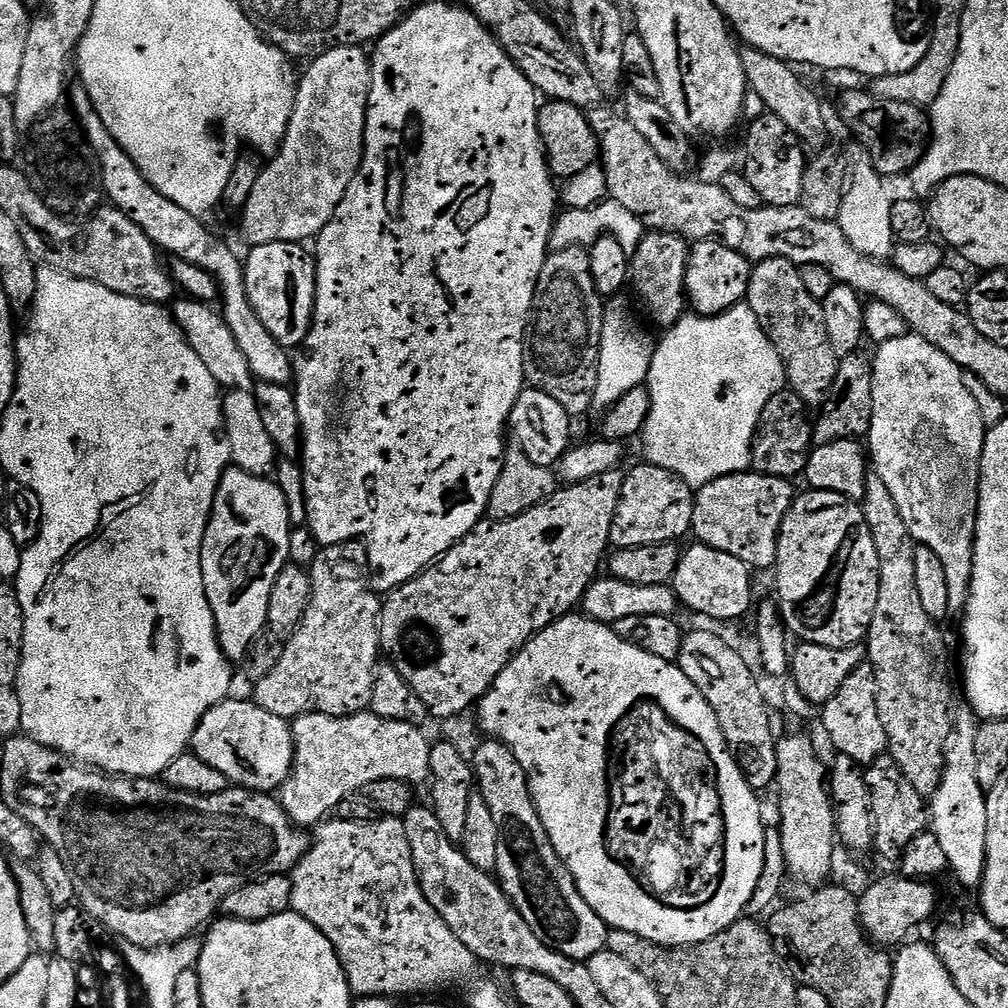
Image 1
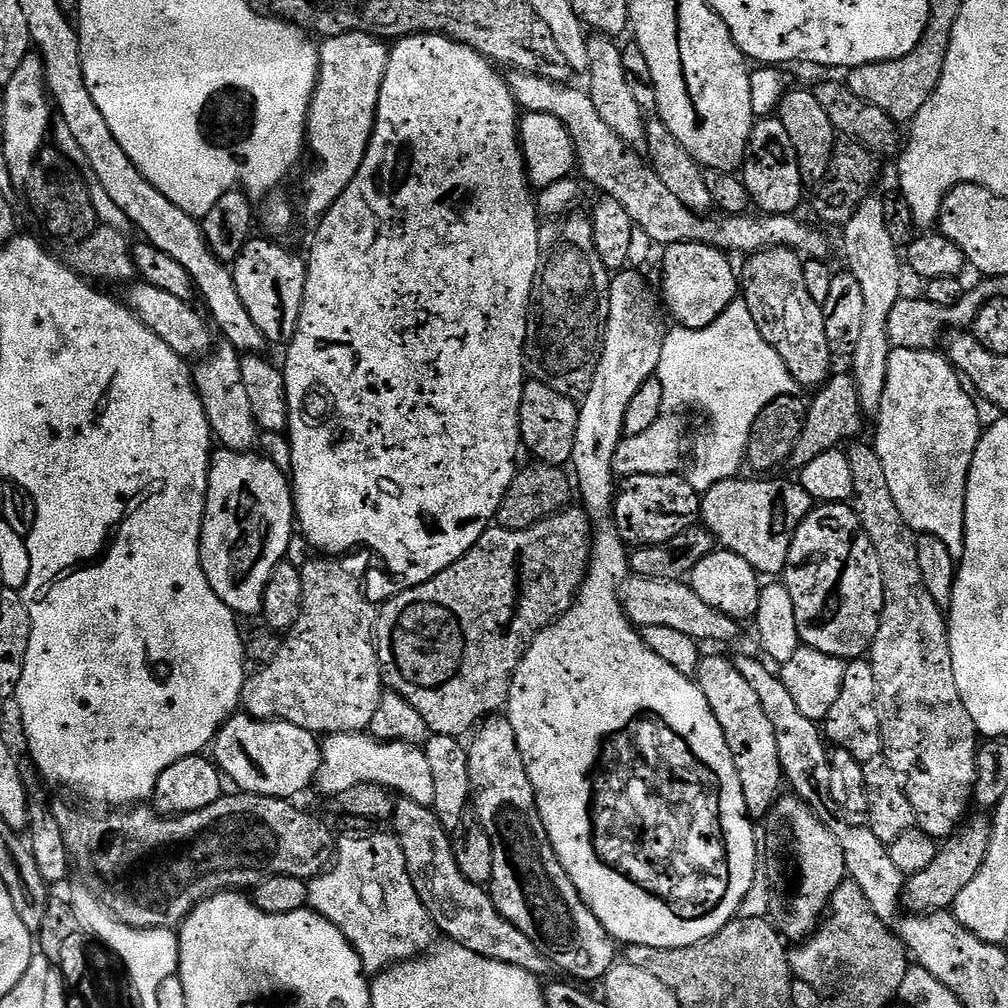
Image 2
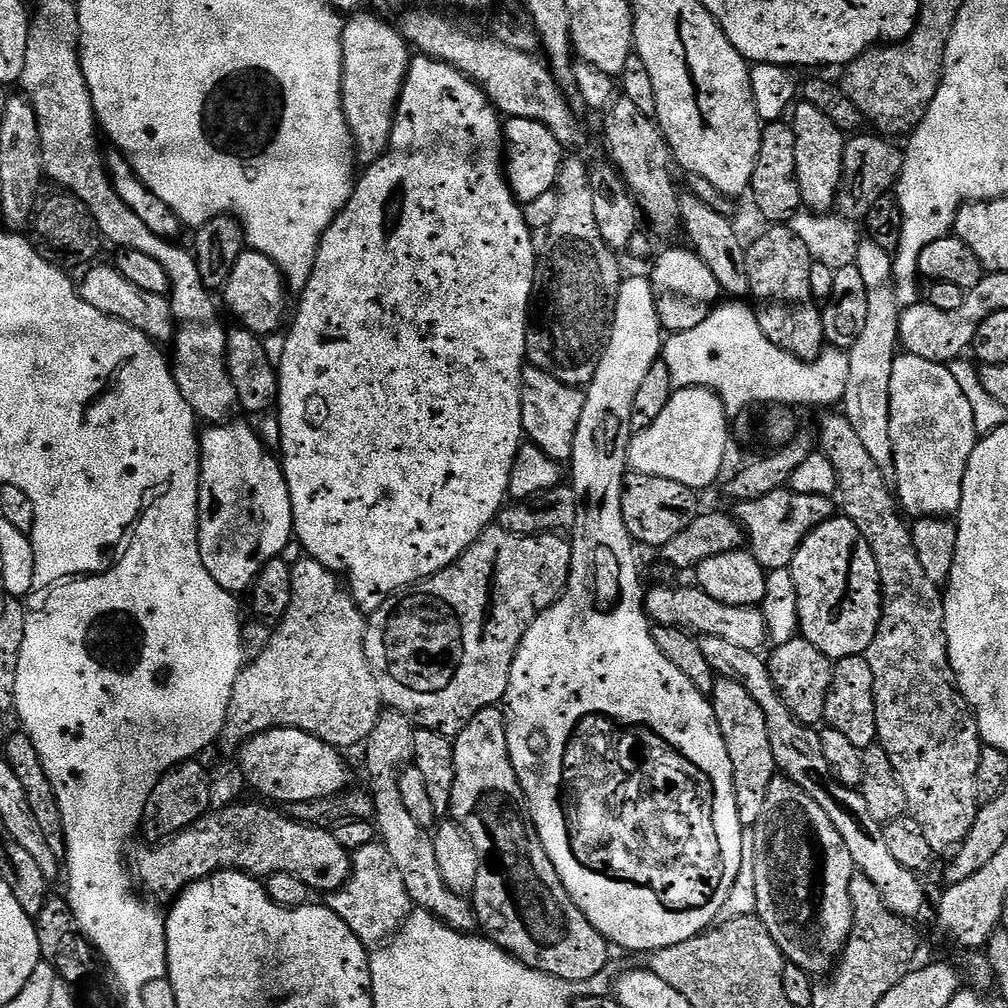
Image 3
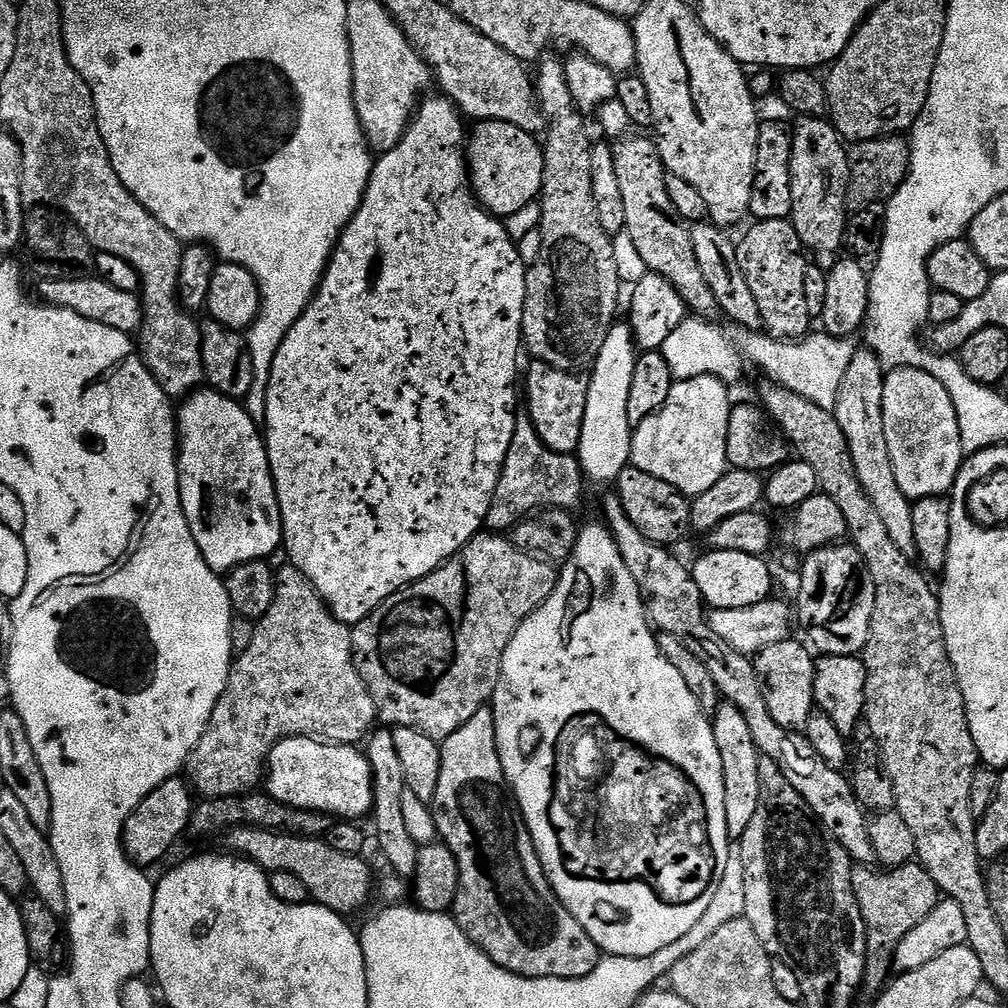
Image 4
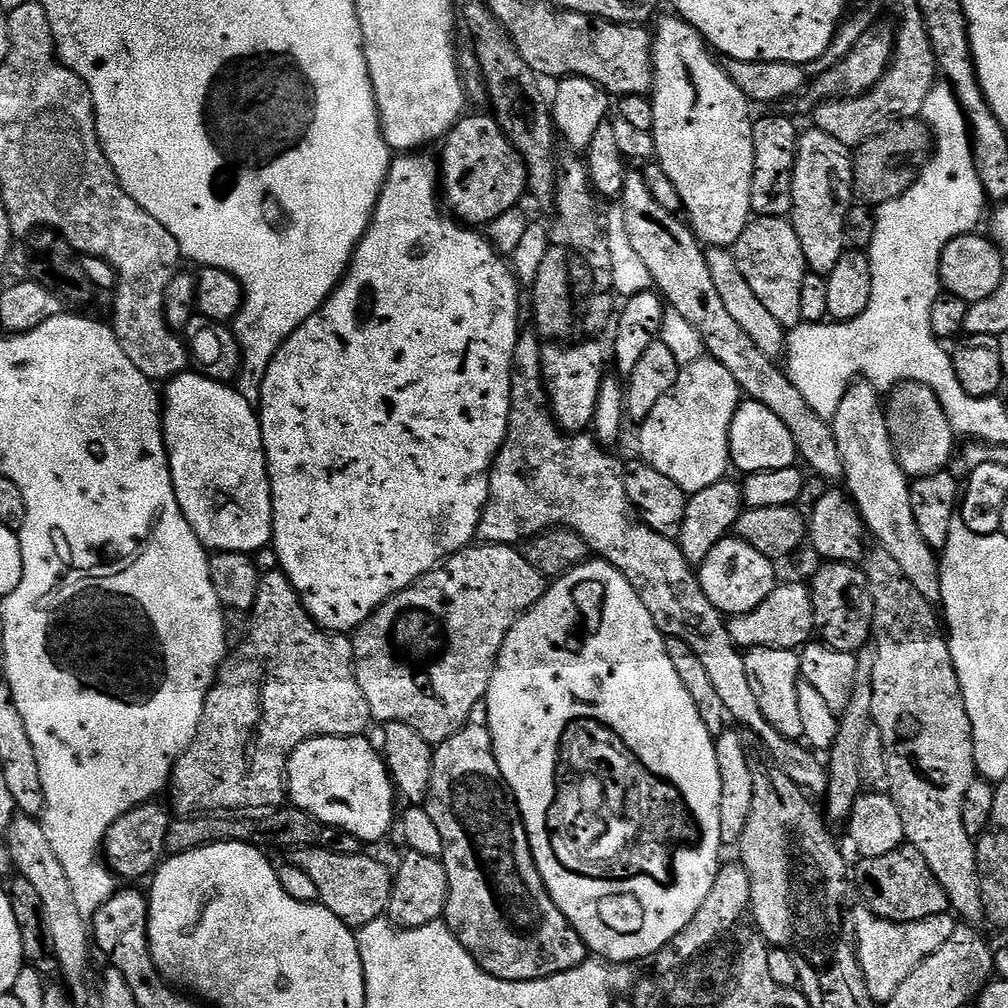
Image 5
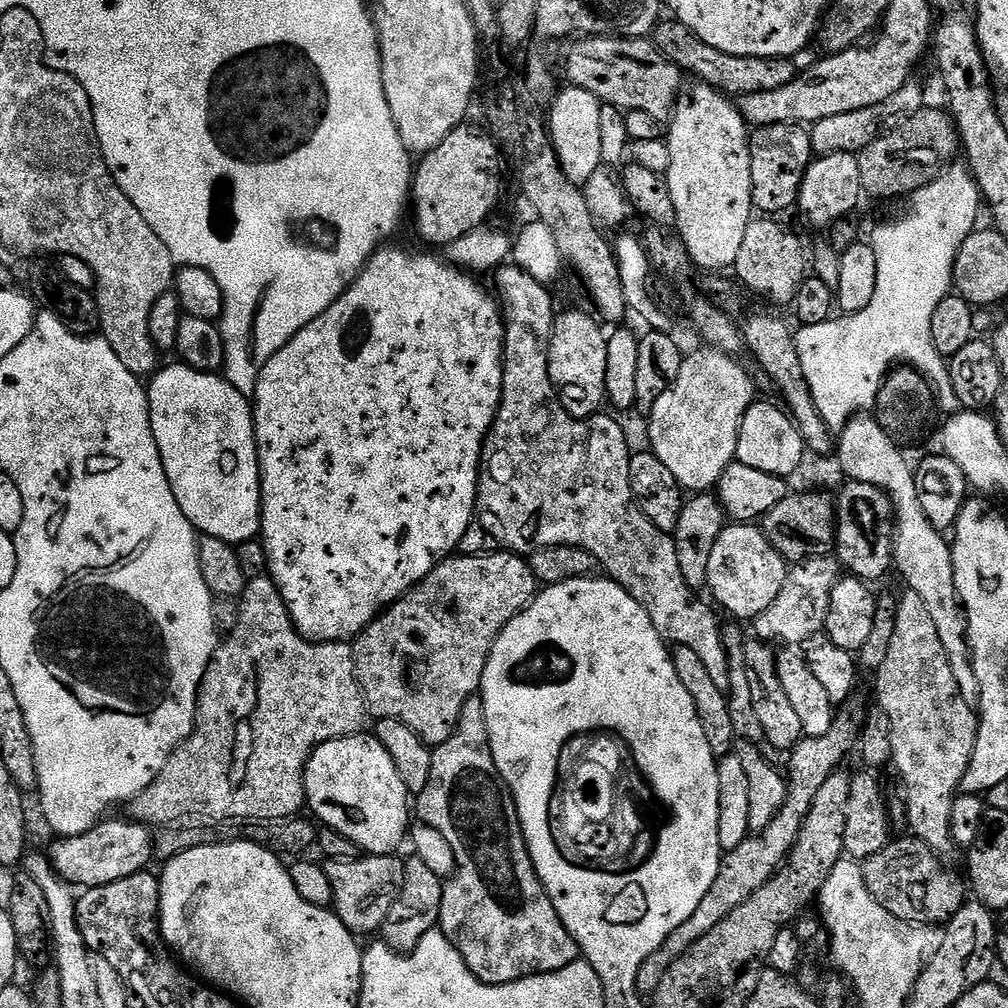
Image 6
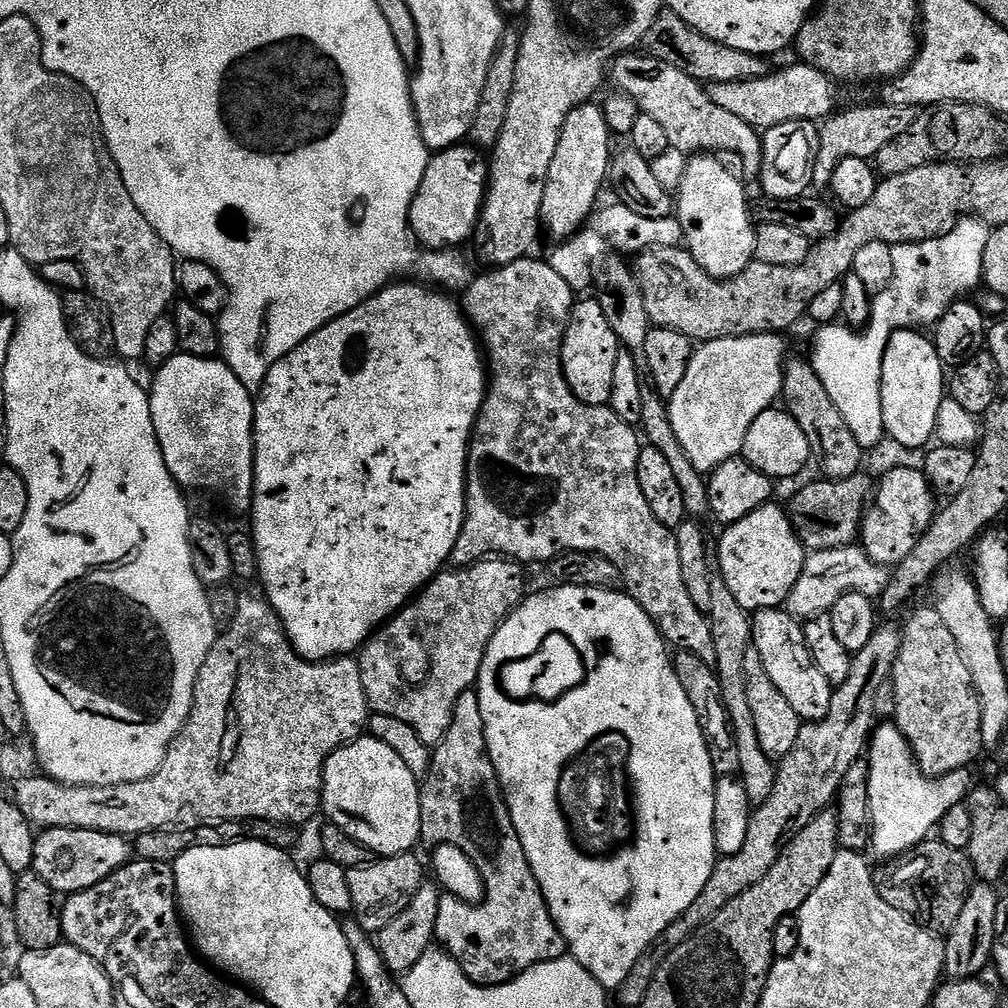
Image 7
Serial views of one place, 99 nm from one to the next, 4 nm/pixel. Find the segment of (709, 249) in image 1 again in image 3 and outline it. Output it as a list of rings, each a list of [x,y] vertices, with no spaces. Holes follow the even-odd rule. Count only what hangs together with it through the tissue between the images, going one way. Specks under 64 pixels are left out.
[[[688,246],[668,248],[656,260],[650,279],[656,310],[663,331],[668,334],[694,330],[721,303],[722,293],[718,278],[702,262],[702,258]]]

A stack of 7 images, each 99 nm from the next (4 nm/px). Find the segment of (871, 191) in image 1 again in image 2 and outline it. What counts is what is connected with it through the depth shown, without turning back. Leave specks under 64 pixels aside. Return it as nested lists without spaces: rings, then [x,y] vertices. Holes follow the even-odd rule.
[[[873,194],[858,206],[856,213],[843,225],[844,260],[847,271],[862,286],[865,299],[862,335],[858,337],[858,346],[850,353],[852,368],[850,374],[855,377],[858,386],[860,405],[865,414],[874,414],[880,409],[882,390],[886,388],[888,359],[893,347],[888,337],[890,310],[894,310],[894,302],[902,298],[900,292],[900,264],[902,268],[902,252],[896,247],[894,238],[890,238],[890,230],[886,230],[886,214],[884,201]]]

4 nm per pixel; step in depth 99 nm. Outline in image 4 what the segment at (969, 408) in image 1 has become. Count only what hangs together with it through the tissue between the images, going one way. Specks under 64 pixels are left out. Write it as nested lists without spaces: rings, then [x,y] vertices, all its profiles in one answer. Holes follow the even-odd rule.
[[[893,368],[884,378],[884,433],[892,459],[892,469],[896,475],[902,494],[915,502],[927,496],[944,496],[951,493],[960,467],[966,459],[966,449],[960,433],[960,419],[952,401],[950,390],[934,378],[927,368]]]

